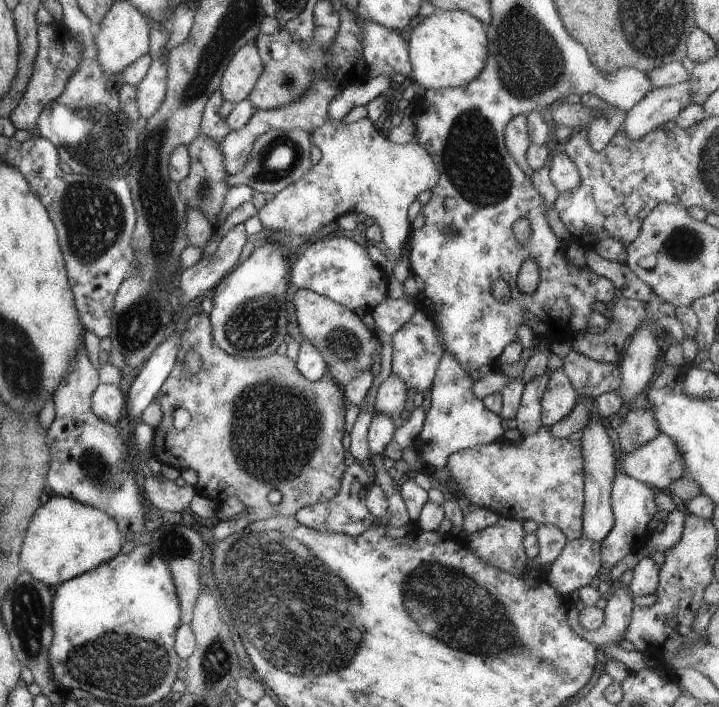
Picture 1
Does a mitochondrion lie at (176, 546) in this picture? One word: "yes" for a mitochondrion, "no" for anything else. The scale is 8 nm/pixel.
yes

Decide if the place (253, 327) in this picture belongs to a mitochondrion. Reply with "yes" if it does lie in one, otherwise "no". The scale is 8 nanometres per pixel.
yes

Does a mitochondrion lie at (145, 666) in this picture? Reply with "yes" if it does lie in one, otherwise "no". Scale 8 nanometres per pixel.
yes

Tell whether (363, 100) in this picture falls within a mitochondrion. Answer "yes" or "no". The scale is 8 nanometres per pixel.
no

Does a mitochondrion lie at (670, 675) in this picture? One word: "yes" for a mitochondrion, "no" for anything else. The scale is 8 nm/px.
no

